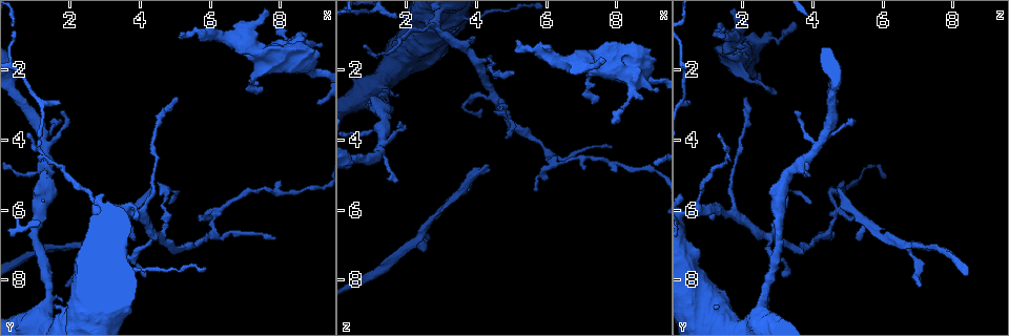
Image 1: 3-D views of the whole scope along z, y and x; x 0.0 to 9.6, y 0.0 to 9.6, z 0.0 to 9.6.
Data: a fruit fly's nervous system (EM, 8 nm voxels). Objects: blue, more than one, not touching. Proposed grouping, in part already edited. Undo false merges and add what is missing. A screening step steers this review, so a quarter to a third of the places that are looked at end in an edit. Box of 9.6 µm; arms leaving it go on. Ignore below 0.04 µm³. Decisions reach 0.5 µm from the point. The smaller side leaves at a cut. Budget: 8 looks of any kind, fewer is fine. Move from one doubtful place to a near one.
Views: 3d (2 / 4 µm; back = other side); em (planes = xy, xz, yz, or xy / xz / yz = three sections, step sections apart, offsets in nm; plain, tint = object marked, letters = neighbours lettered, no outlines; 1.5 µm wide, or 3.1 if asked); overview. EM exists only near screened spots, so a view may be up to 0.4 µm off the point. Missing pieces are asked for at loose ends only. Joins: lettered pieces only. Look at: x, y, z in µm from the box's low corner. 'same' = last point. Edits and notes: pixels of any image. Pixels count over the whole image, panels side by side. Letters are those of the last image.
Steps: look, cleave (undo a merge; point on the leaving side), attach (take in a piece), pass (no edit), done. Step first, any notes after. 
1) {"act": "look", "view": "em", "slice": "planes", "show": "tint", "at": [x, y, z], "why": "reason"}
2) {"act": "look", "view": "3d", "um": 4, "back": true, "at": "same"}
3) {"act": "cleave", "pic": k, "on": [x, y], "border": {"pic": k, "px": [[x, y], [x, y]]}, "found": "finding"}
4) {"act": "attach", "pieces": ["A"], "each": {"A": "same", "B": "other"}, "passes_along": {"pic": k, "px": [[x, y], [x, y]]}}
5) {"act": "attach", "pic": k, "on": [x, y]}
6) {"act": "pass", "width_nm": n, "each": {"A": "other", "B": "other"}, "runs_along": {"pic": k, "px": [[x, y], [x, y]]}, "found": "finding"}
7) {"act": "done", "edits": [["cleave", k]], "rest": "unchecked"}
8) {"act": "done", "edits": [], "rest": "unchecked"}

{"act": "look", "view": "em", "um": 3.1, "slice": "yz", "step": 16, "show": "letters", "at": [4.30, 5.40, 4.75], "why": "thin end"}

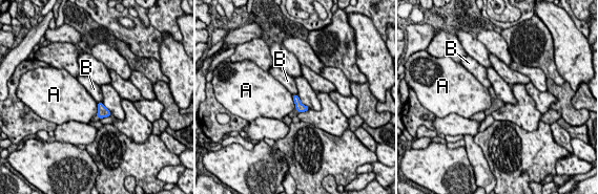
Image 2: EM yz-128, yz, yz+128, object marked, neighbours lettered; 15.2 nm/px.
{"act": "pass", "each": {"A": "other", "B": "other"}, "border": {"pic": 2, "px": [[97, 102], [101, 103]]}, "found": "none of them fits"}

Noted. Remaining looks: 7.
{"act": "look", "view": "3d", "um": 4, "back": true, "at": [1.90, 8.20, 7.10], "why": "free end"}

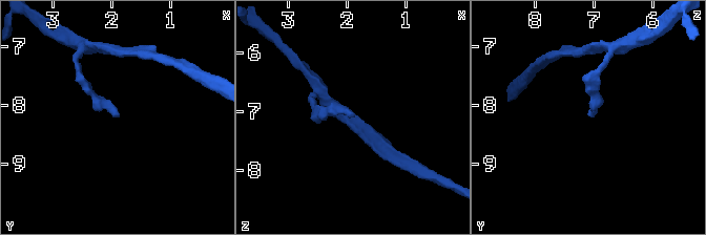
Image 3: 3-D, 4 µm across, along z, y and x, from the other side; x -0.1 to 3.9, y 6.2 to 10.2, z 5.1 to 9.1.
{"act": "look", "view": "em", "slice": "yz", "step": 4, "show": "letters", "at": [1.90, 8.20, 7.10], "why": "now the EM"}

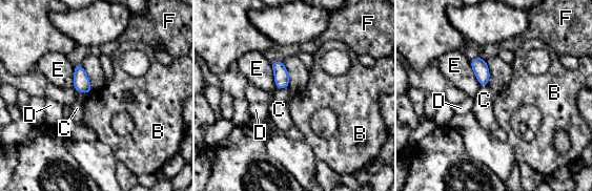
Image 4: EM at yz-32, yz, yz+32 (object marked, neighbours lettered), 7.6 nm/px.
{"act": "look", "view": "em", "slice": "planes", "show": "letters", "at": "same"}

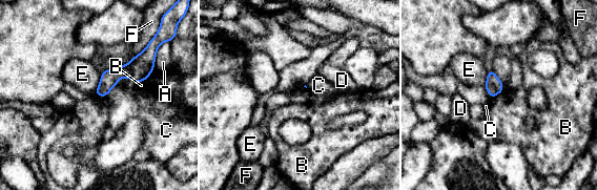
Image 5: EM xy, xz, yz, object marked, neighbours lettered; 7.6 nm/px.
{"act": "pass", "each": {"A": "other", "B": "other", "C": "other", "D": "other", "E": "other", "F": "other"}, "border": {"pic": 5, "px": [[153, 68], [138, 84]]}, "found": "no lettered piece goes on from it"}

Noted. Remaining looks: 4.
{"act": "look", "view": "em", "slice": "planes", "show": "plain", "at": [7.90, 0.65, 3.55], "why": "tapers out"}

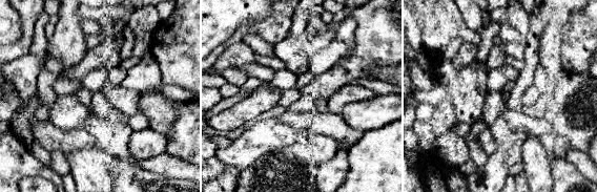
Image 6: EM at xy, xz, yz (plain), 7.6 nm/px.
{"act": "look", "view": "em", "slice": "planes", "show": "letters", "at": "same"}

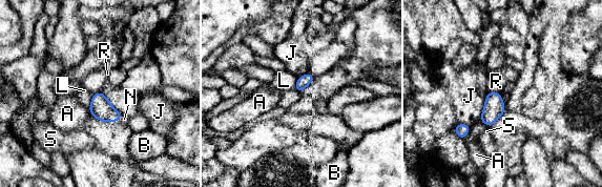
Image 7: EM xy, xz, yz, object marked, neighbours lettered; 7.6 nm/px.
{"act": "pass", "width_nm": 100, "each": {"A": "other", "B": "other", "J": "other", "L": "other", "N": "other", "R": "other", "S": "other"}, "border": {"pic": 7, "px": [[489, 90], [500, 94]]}, "found": "no lettered piece goes on from it"}

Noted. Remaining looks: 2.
{"act": "done", "edits": [], "rest": "unchecked"}

